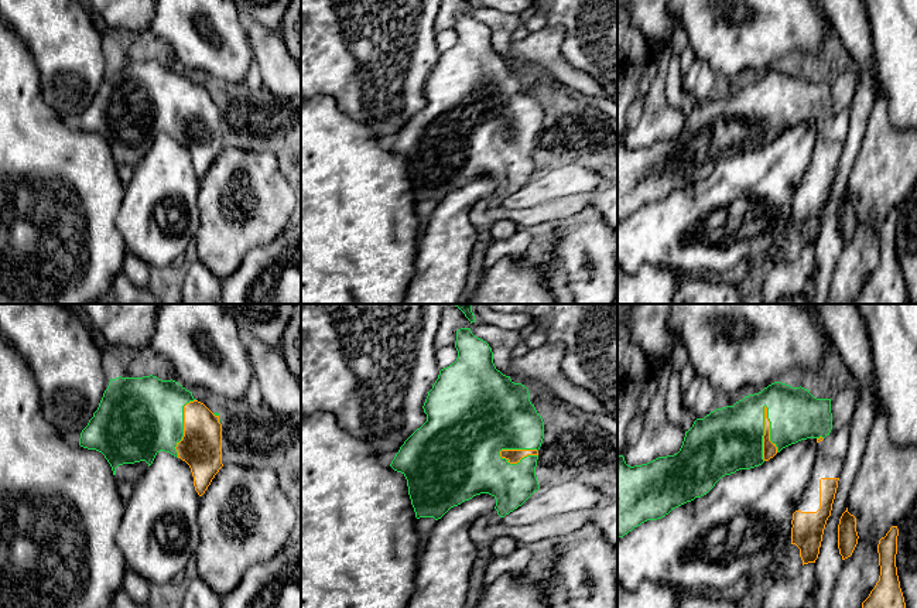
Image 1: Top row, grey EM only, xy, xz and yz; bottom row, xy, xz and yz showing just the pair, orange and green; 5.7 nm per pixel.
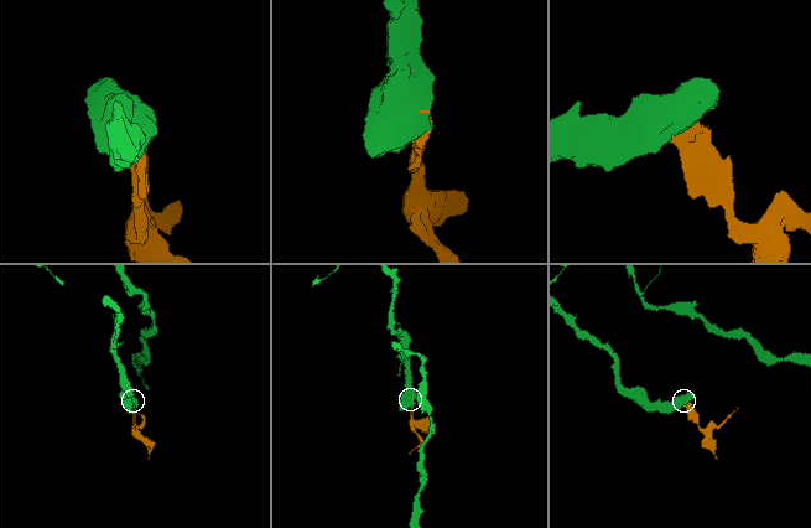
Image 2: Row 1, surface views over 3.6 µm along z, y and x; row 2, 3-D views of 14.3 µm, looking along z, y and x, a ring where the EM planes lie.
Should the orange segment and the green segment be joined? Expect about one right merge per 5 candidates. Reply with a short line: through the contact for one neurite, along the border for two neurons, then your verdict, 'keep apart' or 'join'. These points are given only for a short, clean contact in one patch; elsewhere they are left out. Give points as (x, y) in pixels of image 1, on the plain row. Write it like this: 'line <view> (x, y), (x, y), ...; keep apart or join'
join

